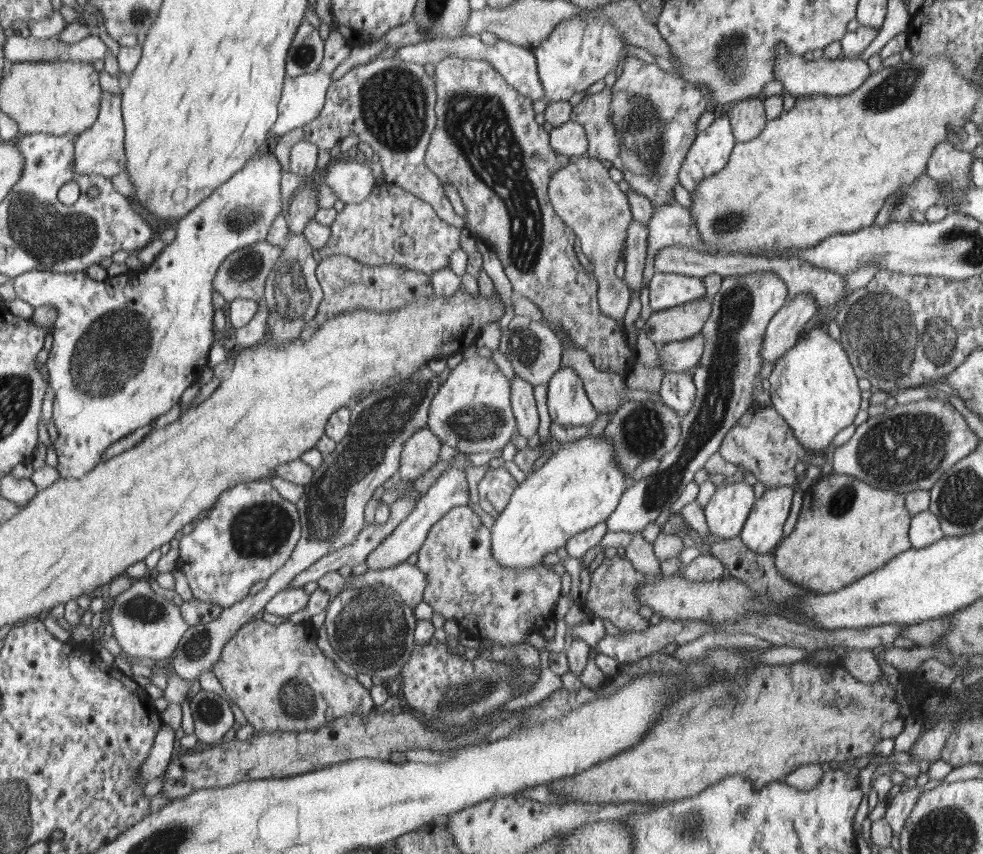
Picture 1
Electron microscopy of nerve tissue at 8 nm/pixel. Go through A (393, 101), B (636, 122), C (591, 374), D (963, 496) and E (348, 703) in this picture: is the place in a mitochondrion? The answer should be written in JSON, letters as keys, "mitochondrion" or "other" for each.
{"A":"mitochondrion","B":"mitochondrion","C":"other","D":"mitochondrion","E":"other"}

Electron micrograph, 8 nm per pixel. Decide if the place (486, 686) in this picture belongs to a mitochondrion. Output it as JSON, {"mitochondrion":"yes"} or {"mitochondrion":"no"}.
{"mitochondrion":"yes"}

